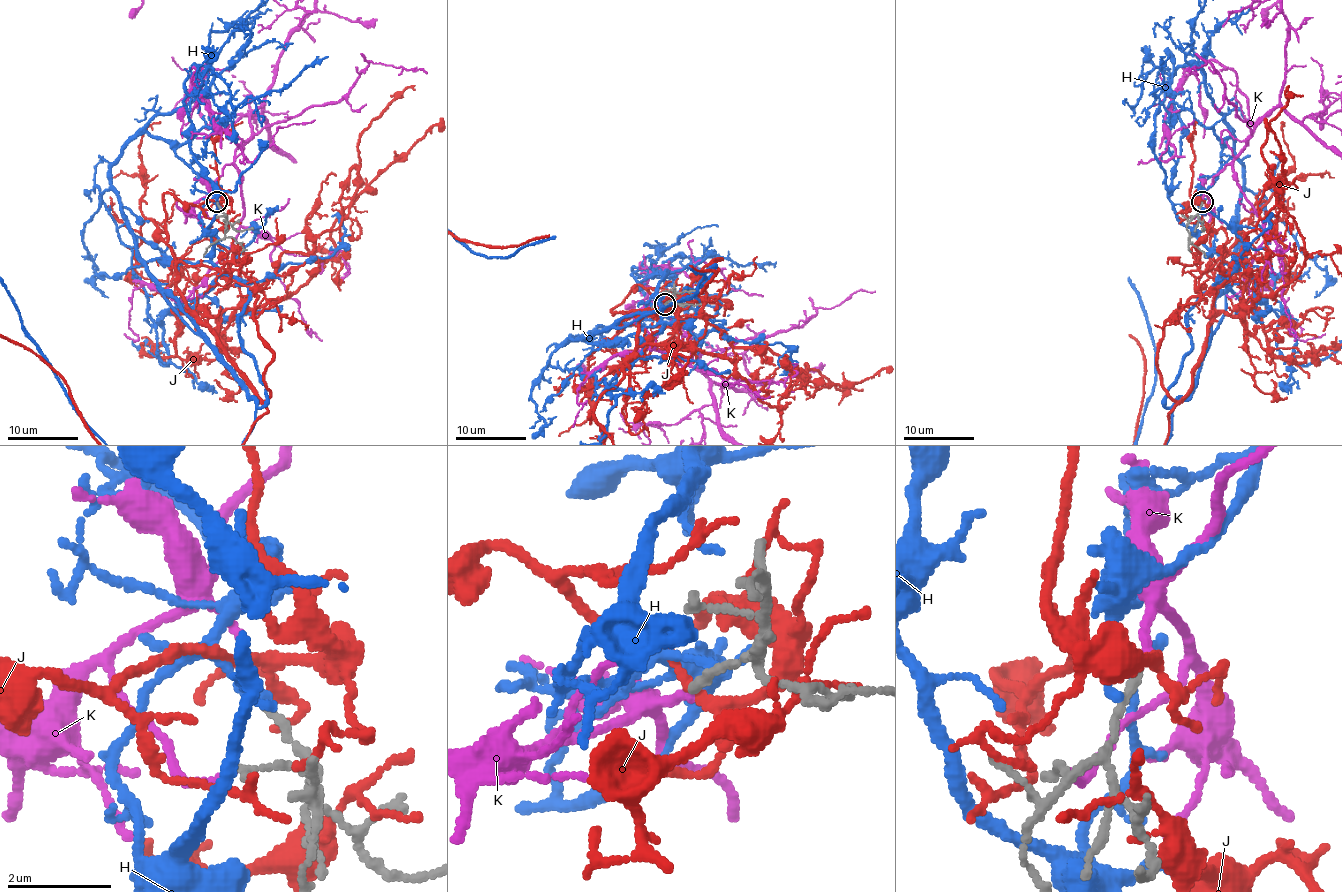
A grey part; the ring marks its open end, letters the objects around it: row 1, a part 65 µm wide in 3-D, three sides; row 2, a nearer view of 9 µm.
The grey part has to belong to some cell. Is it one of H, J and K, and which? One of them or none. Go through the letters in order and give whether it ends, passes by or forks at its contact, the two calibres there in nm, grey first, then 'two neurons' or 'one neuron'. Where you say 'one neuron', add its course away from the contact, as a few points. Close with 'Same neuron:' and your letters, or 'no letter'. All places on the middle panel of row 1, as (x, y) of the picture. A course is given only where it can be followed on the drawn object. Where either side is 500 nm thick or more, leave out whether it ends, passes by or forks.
H: it ends; calibres 190 and 150 nm; two neurons
J: it forks; calibres 150 and 180 nm; two neurons
K: it ends; calibres 150 and 150 nm; one neuron
Same neuron: K

